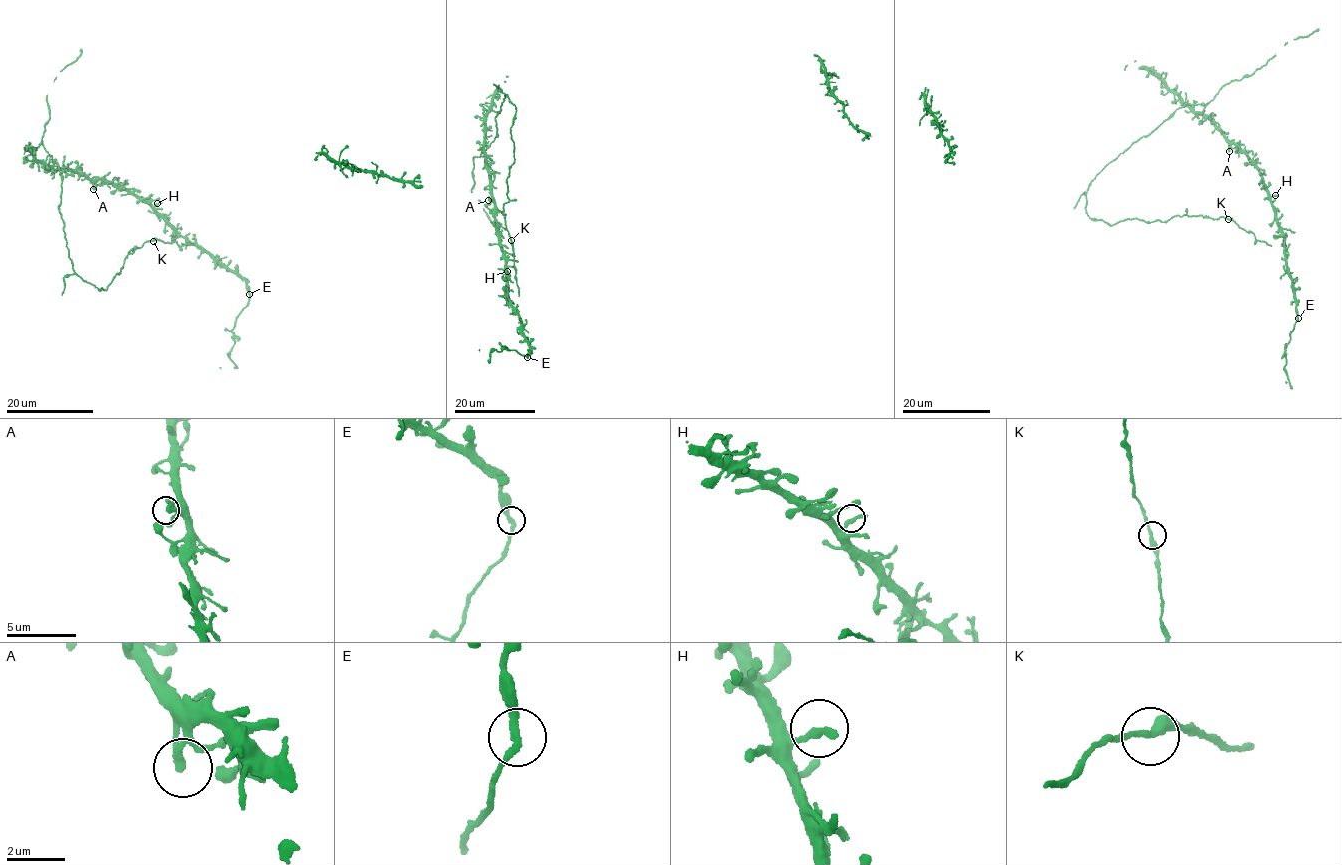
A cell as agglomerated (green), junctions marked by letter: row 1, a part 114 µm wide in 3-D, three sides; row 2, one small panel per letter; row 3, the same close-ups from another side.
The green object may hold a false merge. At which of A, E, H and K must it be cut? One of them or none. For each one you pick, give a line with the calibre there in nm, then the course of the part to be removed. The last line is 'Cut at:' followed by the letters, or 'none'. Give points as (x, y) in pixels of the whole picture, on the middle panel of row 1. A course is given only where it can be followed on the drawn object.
E: 240 nm
Cut at: E

